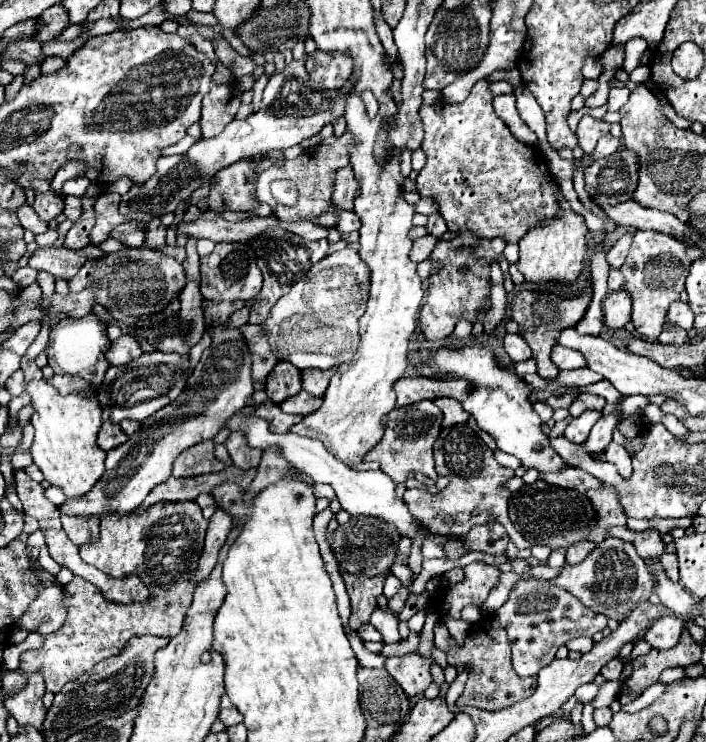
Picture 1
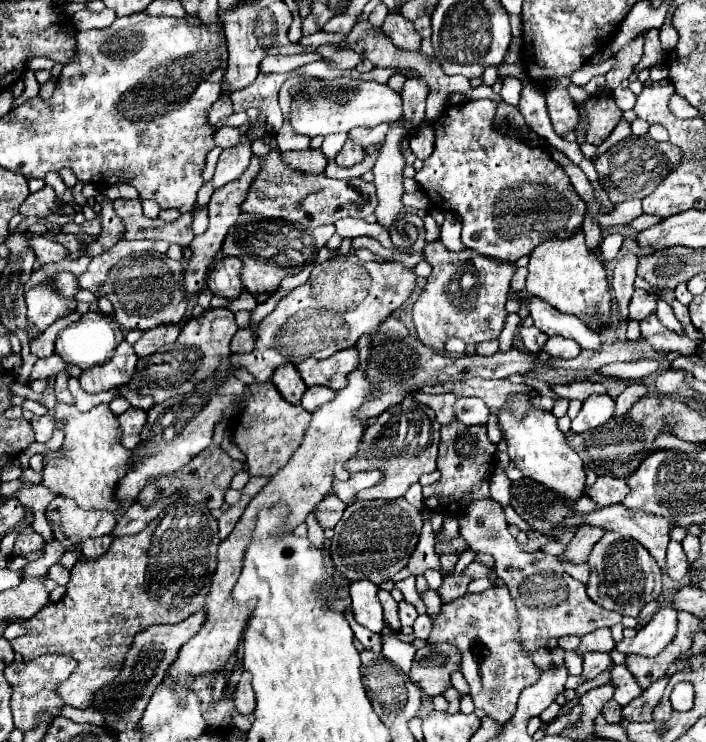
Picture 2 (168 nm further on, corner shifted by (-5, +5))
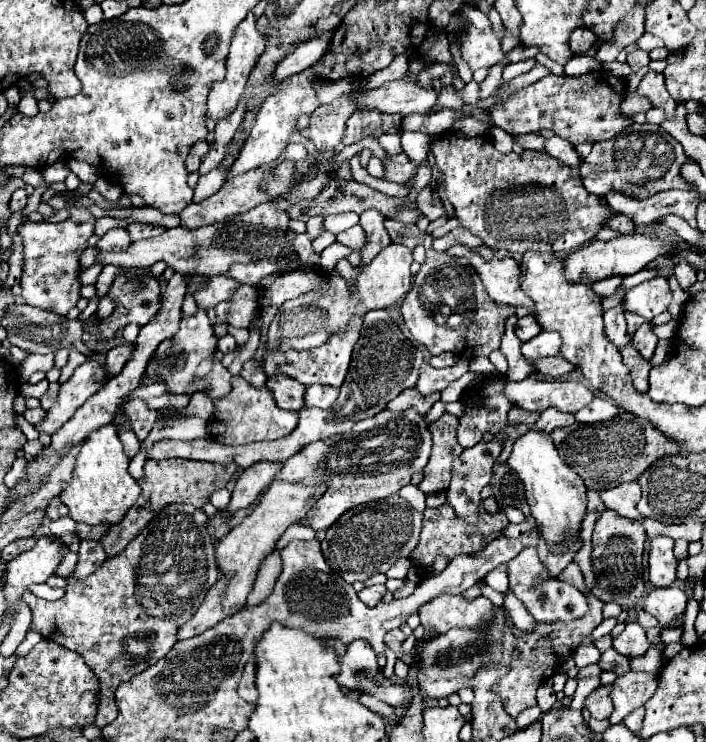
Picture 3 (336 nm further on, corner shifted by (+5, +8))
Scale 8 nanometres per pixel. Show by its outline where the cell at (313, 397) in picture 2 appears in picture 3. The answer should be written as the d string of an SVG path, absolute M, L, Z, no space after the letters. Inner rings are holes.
M310 385L306 389L306 407L318 407L318 409L330 409L332 403L338 399L340 389L328 387L328 385Z

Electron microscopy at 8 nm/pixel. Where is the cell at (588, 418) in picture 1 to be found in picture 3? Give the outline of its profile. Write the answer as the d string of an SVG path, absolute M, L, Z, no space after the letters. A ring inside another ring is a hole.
M594 397L594 401L590 405L586 405L586 409L580 409L578 415L574 415L574 417L578 423L600 423L600 421L608 421L616 415L618 415L618 407L610 399Z

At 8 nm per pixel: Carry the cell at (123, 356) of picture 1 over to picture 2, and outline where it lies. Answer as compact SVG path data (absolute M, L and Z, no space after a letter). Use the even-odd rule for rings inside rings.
M126 340L116 348L116 354L102 366L92 368L90 372L82 372L80 376L80 384L86 392L104 392L116 386L122 386L130 380L134 368L136 368L138 356L132 348L132 344L128 344Z

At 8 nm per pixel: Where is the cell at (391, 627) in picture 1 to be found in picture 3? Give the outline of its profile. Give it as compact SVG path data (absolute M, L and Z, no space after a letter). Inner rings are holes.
M374 585L374 587L364 587L362 591L358 591L358 599L368 605L368 607L376 607L382 603L382 597L386 593L386 585Z

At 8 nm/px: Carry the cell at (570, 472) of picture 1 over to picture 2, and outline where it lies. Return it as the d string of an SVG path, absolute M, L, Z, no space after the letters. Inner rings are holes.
M598 476L594 486L586 488L584 492L598 506L612 506L612 504L620 504L624 500L624 496L628 494L628 486L626 486L626 480L612 478L612 476Z

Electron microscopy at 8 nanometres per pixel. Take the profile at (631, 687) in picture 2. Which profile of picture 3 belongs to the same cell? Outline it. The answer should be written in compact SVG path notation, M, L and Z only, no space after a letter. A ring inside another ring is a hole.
M626 673L618 675L614 681L614 713L610 717L610 723L622 723L634 709L642 707L656 691L656 675L654 673Z

